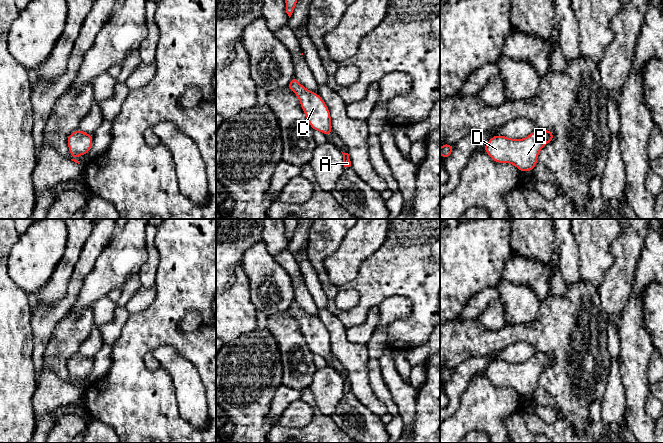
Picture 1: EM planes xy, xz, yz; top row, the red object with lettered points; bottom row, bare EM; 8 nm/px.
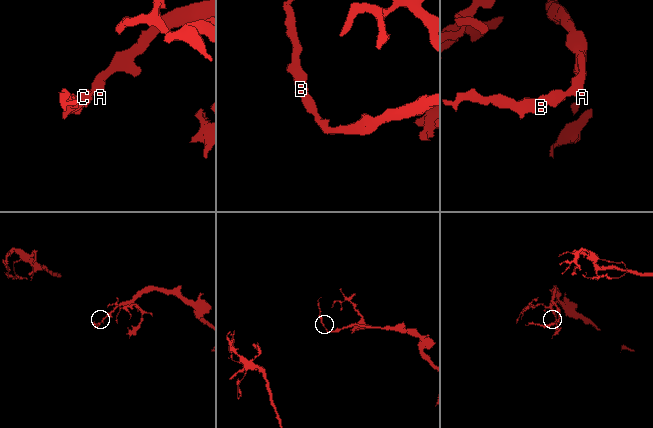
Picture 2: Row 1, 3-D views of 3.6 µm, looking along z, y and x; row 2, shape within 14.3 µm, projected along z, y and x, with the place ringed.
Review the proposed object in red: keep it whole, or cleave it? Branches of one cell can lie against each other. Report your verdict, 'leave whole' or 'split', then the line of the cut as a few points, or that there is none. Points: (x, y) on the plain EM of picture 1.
leave whole; cut none

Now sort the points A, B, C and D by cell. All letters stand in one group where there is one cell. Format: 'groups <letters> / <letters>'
groups A B C D

